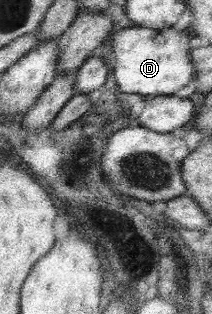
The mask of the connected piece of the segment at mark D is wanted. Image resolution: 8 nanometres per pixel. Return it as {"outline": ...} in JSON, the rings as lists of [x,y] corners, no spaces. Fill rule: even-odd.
{"outline":[[[130,26],[118,29],[111,40],[110,58],[113,60],[113,81],[121,93],[137,93],[141,96],[168,96],[181,87],[185,87],[195,76],[194,66],[191,64],[187,42],[193,37],[189,29],[175,31],[173,26],[167,29],[147,29],[141,26]]]}

